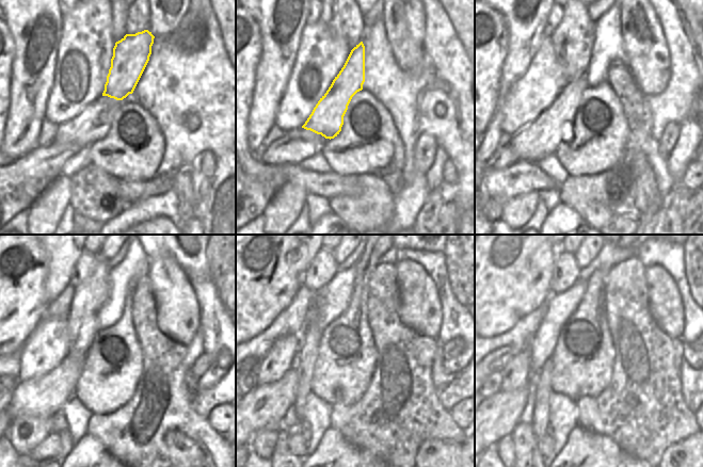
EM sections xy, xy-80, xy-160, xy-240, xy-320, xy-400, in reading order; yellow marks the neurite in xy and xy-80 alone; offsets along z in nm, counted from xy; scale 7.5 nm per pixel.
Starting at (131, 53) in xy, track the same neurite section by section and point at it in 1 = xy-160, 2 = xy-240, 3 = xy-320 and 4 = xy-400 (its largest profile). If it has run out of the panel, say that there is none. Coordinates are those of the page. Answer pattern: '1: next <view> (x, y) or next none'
1: next xy-160 (541, 139)
2: next xy-240 (45, 396)
3: next xy-320 (265, 407)
4: next xy-400 (496, 417)

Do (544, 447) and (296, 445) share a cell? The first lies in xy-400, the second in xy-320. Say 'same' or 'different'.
same

